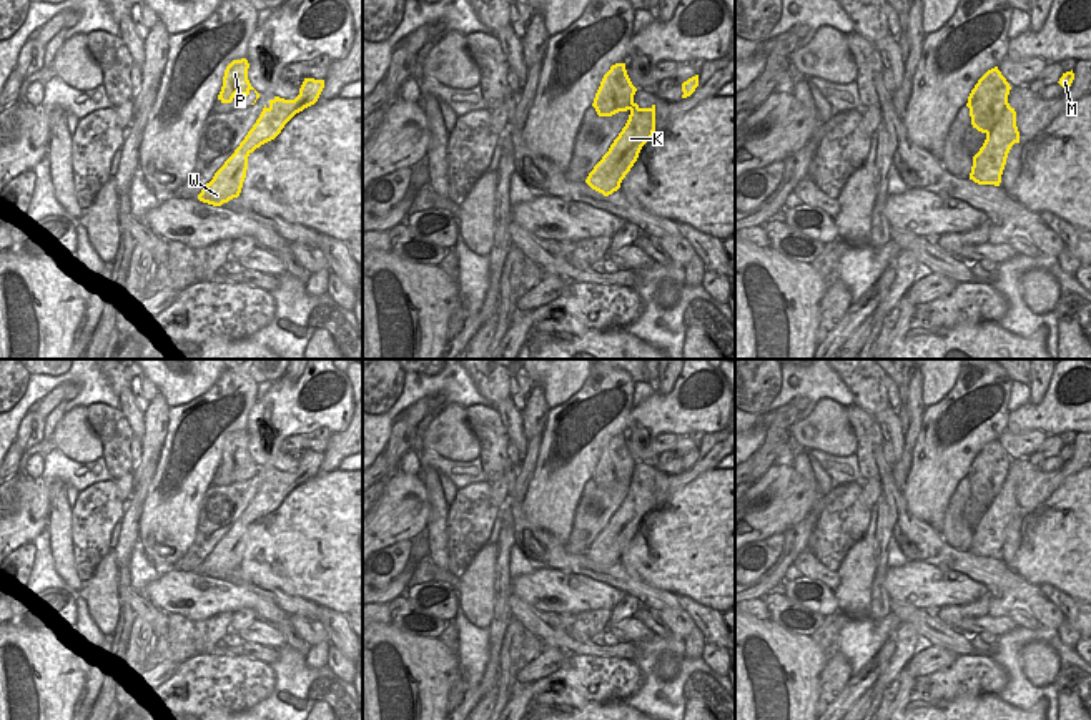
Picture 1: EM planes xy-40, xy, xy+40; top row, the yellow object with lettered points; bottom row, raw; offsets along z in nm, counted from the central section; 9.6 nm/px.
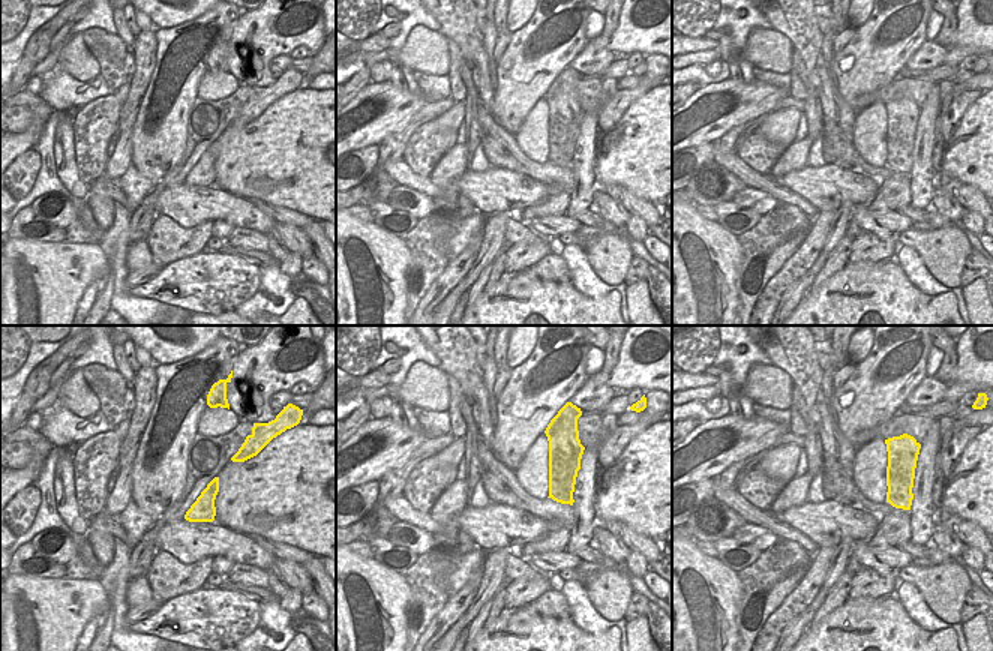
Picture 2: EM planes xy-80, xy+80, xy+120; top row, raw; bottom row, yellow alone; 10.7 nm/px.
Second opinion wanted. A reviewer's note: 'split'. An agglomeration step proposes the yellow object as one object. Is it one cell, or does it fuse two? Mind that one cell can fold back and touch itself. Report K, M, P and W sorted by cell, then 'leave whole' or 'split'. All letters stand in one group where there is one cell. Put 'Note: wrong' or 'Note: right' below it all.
K M W / P; split
Note: right

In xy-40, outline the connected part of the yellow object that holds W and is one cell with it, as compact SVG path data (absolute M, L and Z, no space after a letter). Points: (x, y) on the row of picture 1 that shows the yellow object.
M304 78L299 95L294 100L274 96L263 108L259 118L248 131L244 140L225 165L215 173L213 180L198 195L198 200L213 206L221 206L231 198L231 178L243 161L261 145L274 140L284 125L304 108L314 105L324 88L324 80Z

